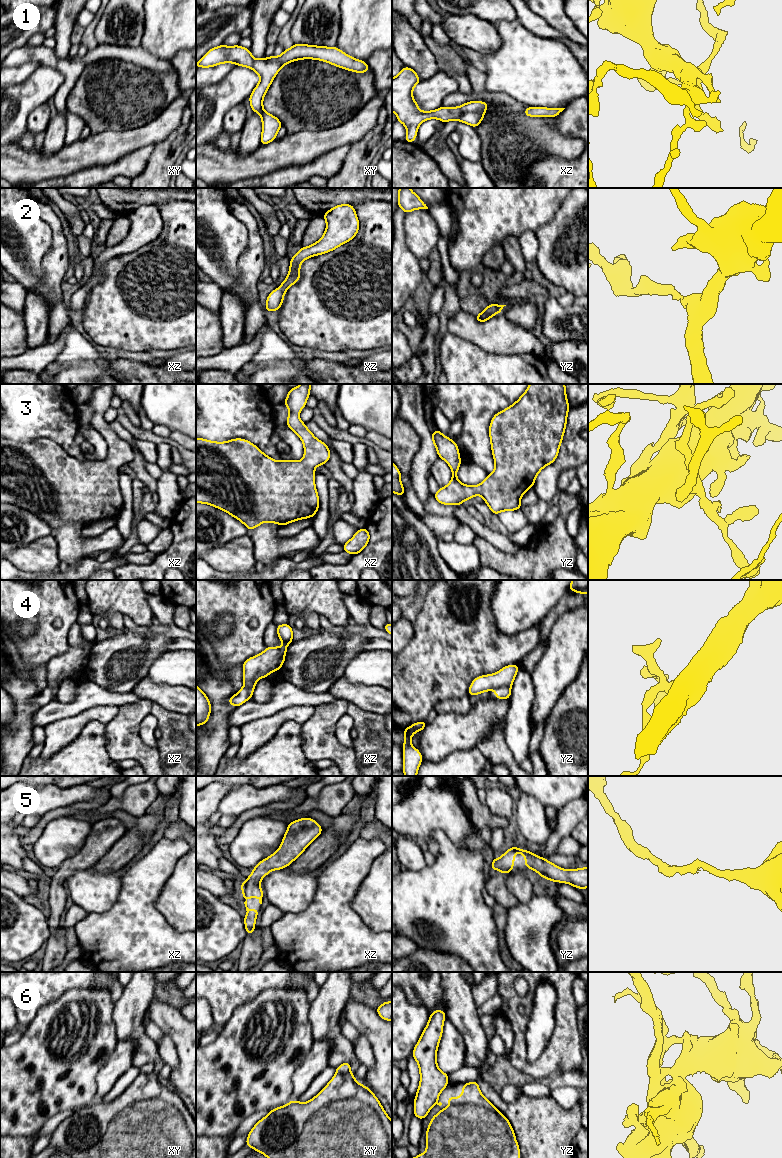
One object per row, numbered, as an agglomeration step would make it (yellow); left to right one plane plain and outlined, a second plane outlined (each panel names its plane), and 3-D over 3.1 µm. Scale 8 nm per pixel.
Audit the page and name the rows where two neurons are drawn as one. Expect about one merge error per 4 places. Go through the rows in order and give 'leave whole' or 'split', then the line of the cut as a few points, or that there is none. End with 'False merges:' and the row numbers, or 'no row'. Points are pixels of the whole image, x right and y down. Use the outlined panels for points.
1: leave whole | no cut
2: leave whole | no cut
3: leave whole | no cut
4: split | yz (510, 685), (501, 685), (495, 688)
5: leave whole | no cut
6: leave whole | no cut
False merges: 4

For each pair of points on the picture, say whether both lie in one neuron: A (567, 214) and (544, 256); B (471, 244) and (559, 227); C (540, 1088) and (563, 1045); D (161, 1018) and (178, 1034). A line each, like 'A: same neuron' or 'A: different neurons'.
A: same neuron
B: different neurons
C: different neurons
D: same neuron

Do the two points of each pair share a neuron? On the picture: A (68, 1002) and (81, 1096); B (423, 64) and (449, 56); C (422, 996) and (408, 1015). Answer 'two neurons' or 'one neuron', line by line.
A: one neuron
B: two neurons
C: two neurons

